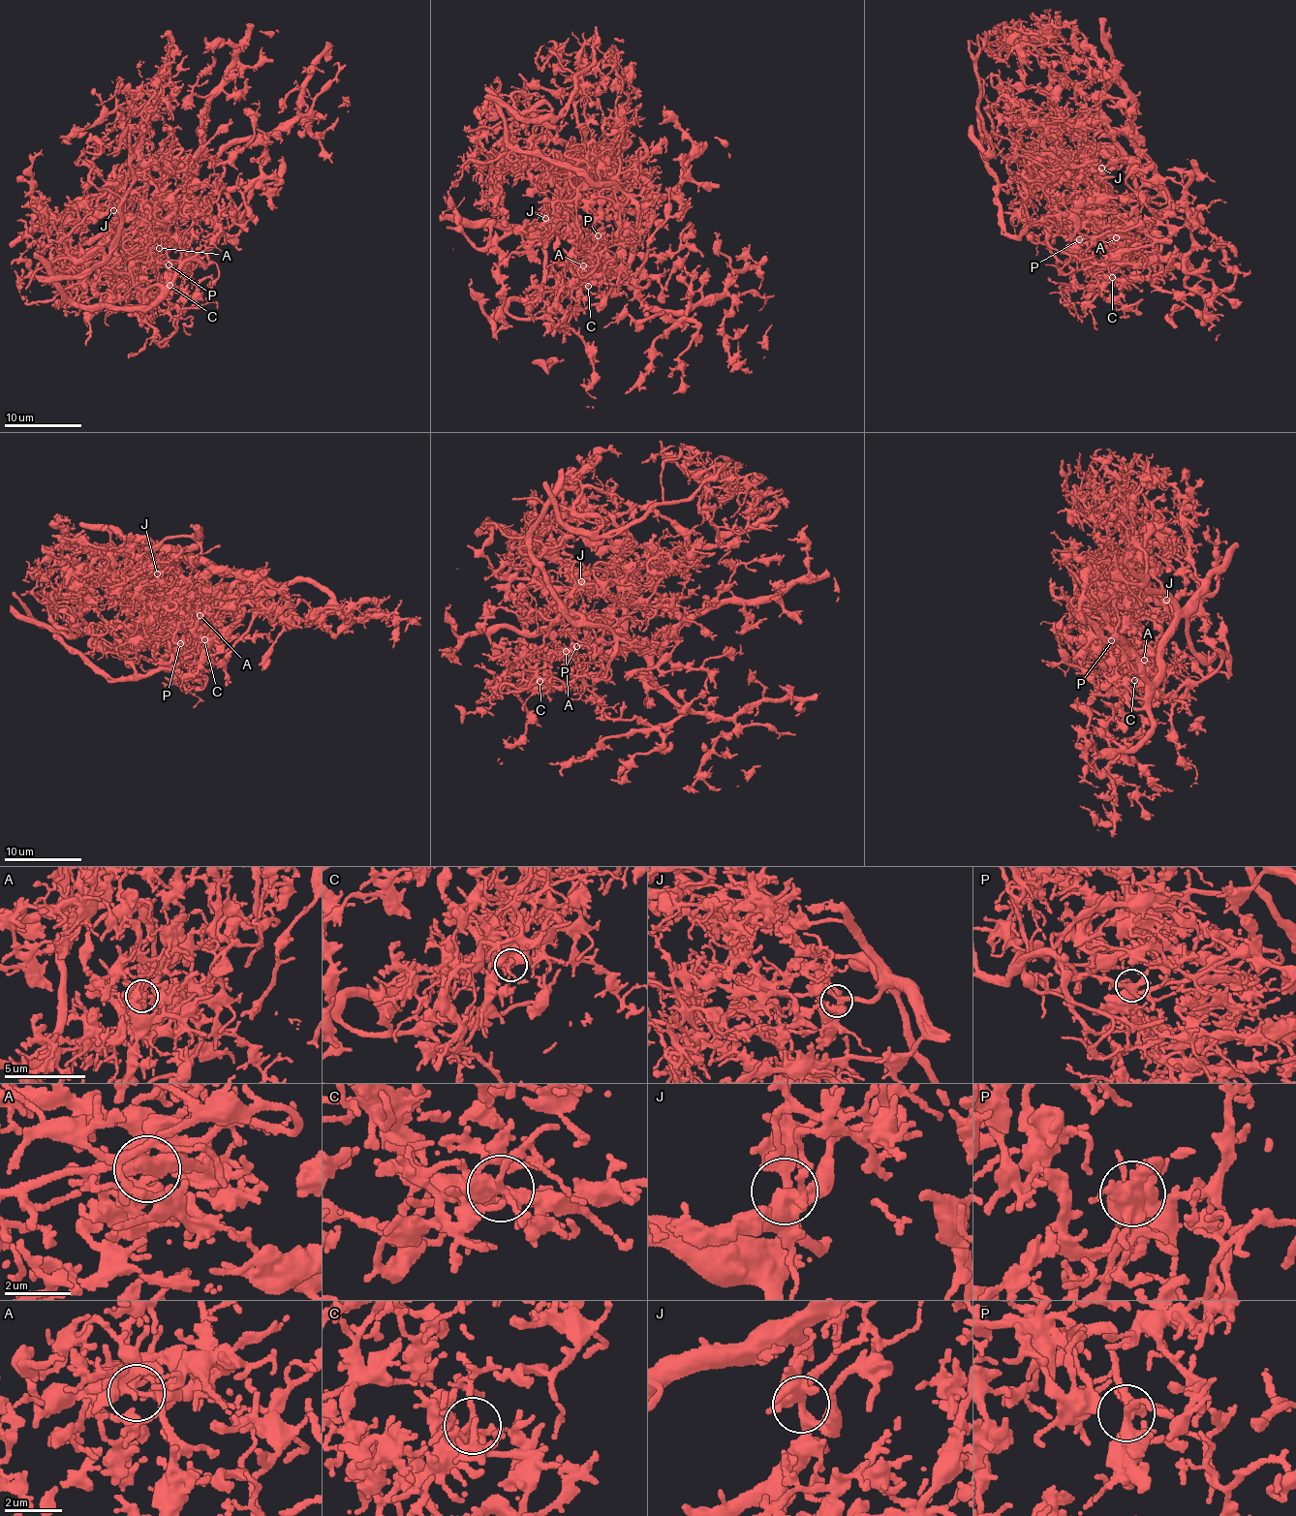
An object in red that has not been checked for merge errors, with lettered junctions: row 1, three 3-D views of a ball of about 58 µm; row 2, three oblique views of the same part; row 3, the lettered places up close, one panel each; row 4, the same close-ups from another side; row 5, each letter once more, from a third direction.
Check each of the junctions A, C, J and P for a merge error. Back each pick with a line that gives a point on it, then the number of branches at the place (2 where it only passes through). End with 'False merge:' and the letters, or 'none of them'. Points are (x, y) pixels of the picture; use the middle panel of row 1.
A: Place: (583, 265). Branches: 4
False merge: A

